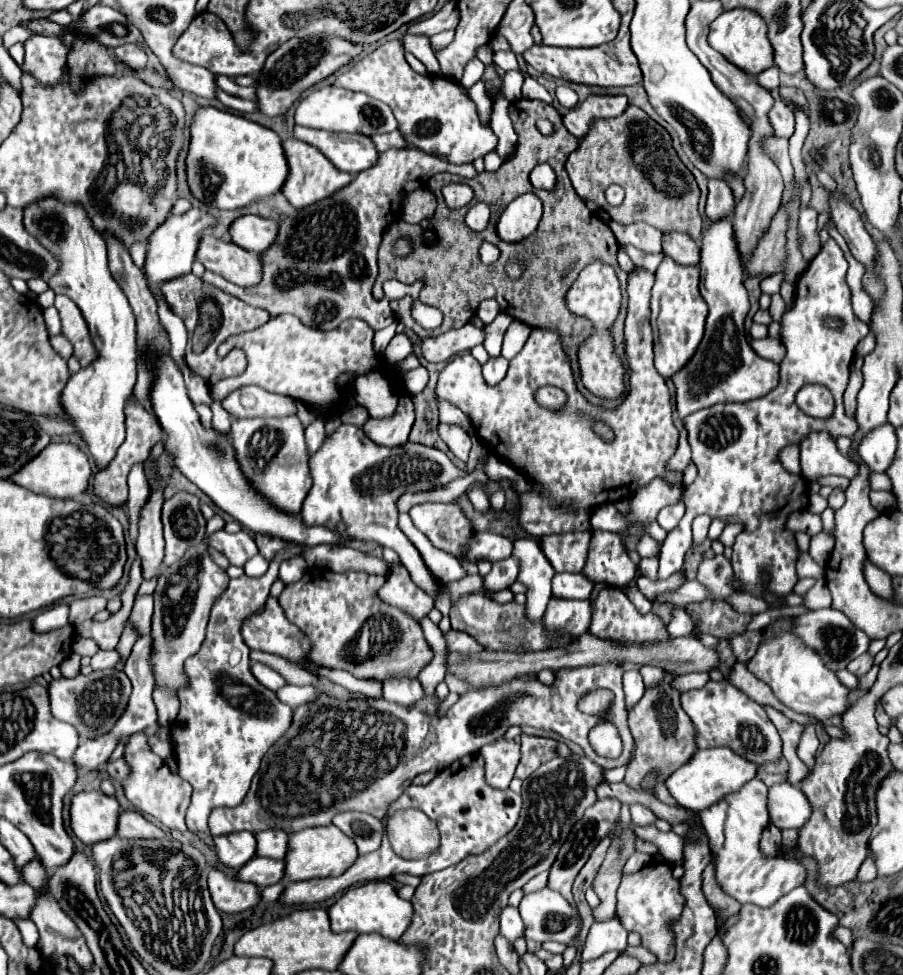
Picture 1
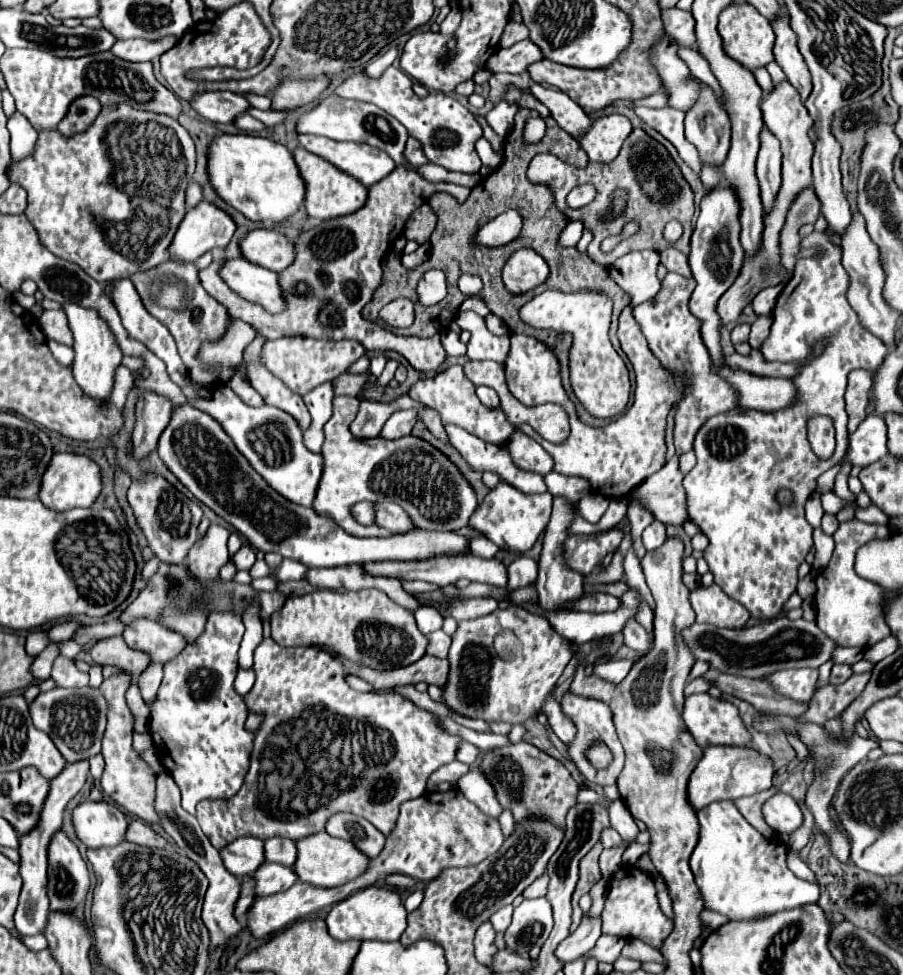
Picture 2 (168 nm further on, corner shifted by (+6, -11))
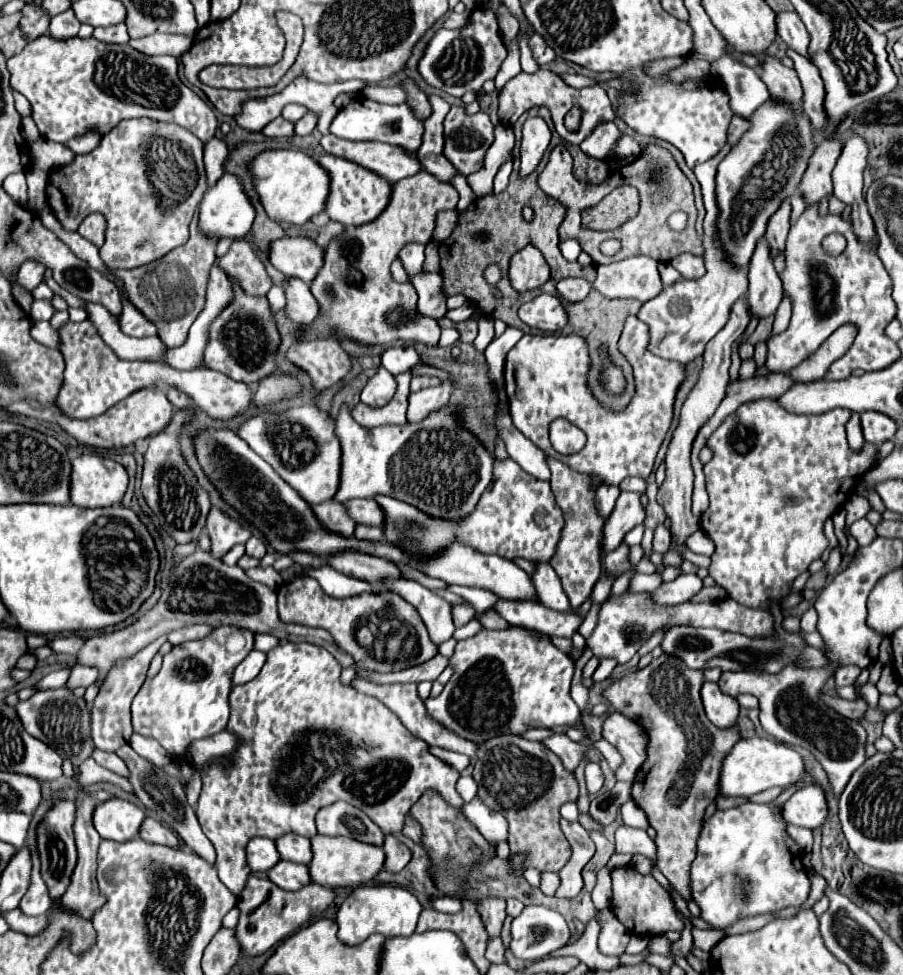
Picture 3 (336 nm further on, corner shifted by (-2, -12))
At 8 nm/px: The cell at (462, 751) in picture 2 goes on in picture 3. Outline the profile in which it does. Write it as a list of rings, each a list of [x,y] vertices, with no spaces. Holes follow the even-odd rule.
[[[430,748],[430,752],[432,752],[434,756],[438,756],[440,760],[444,760],[446,764],[454,766],[458,772],[462,772],[462,770],[468,768],[468,764],[470,764],[470,758],[468,758],[468,756],[462,756],[462,754],[458,754],[458,752],[450,752],[450,750],[446,750],[446,748]]]

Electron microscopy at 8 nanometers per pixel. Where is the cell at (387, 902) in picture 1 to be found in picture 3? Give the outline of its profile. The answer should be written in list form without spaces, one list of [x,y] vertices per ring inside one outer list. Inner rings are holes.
[[[358,886],[338,910],[338,938],[344,944],[360,944],[372,934],[382,934],[386,938],[410,936],[414,934],[420,912],[422,906],[416,896],[400,886]]]

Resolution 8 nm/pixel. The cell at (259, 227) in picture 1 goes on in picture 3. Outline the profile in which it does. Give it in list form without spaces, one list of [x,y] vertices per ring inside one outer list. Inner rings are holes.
[[[284,236],[270,242],[270,264],[286,276],[296,276],[310,284],[322,266],[324,248],[304,236]]]

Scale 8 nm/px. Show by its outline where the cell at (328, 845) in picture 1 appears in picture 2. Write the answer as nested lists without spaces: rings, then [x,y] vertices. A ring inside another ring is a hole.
[[[320,831],[316,835],[304,837],[298,843],[298,859],[294,865],[294,873],[298,873],[298,879],[316,887],[338,887],[346,881],[356,879],[366,871],[368,857],[354,847],[354,843],[348,843],[338,837],[330,837],[326,831]]]

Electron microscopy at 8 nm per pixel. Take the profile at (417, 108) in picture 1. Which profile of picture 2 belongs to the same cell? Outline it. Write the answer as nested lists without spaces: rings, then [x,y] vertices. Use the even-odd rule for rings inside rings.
[[[388,67],[380,79],[368,79],[364,71],[356,73],[336,89],[336,95],[344,99],[374,103],[386,113],[394,115],[408,129],[408,135],[422,143],[422,149],[430,159],[430,163],[440,165],[448,171],[462,171],[462,173],[480,171],[482,163],[474,145],[482,137],[482,127],[480,123],[476,123],[476,115],[468,107],[458,103],[454,97],[444,93],[430,93],[428,97],[420,99],[412,91],[412,79],[402,69]]]

